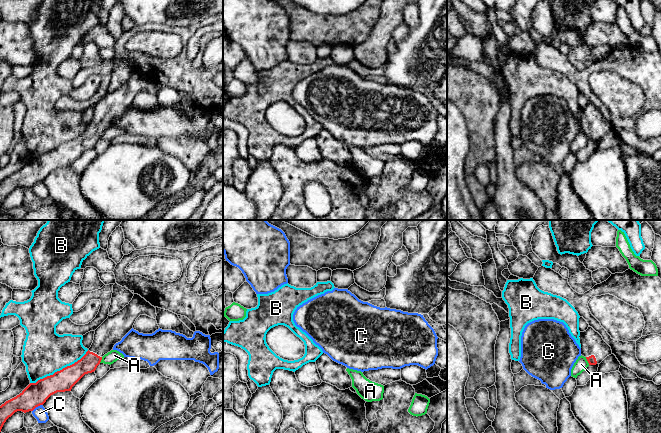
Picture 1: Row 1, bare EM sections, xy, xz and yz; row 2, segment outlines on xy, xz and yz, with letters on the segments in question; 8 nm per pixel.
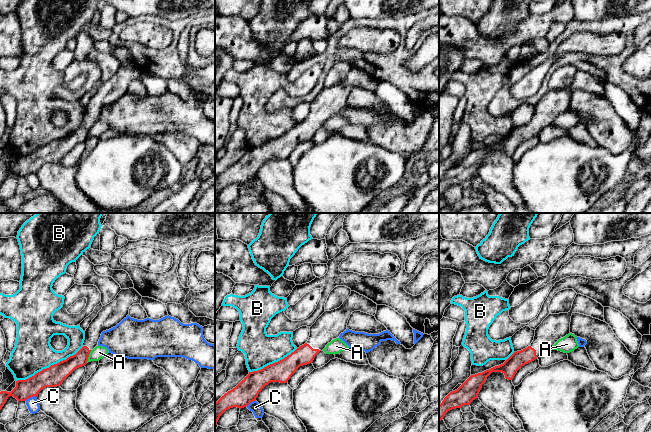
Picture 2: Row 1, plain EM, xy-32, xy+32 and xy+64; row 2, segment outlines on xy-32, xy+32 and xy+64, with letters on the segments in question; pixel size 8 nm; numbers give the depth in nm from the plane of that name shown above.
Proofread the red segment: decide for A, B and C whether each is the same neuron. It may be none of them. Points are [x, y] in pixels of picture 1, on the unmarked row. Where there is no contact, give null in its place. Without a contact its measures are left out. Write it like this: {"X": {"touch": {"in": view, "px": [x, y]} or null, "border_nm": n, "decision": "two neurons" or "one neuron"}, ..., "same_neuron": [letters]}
{"A": {"touch": {"in": "yz", "px": [587, 136]}, "border_nm": 70, "decision": "two neurons"}, "B": {"touch": {"in": "xy", "px": [60, 146]}, "border_nm": 550, "decision": "two neurons"}, "C": {"touch": {"in": "xy", "px": [37, 182]}, "border_nm": 110, "decision": "two neurons"}, "same_neuron": []}

